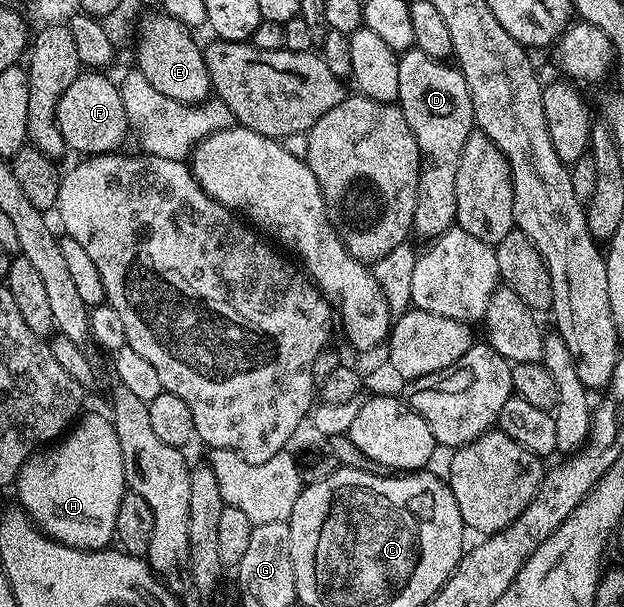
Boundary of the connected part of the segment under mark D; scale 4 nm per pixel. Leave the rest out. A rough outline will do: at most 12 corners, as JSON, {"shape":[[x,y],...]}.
{"shape":[[398,59],[399,111],[421,173],[413,232],[457,219],[455,178],[475,128],[460,67]]}

